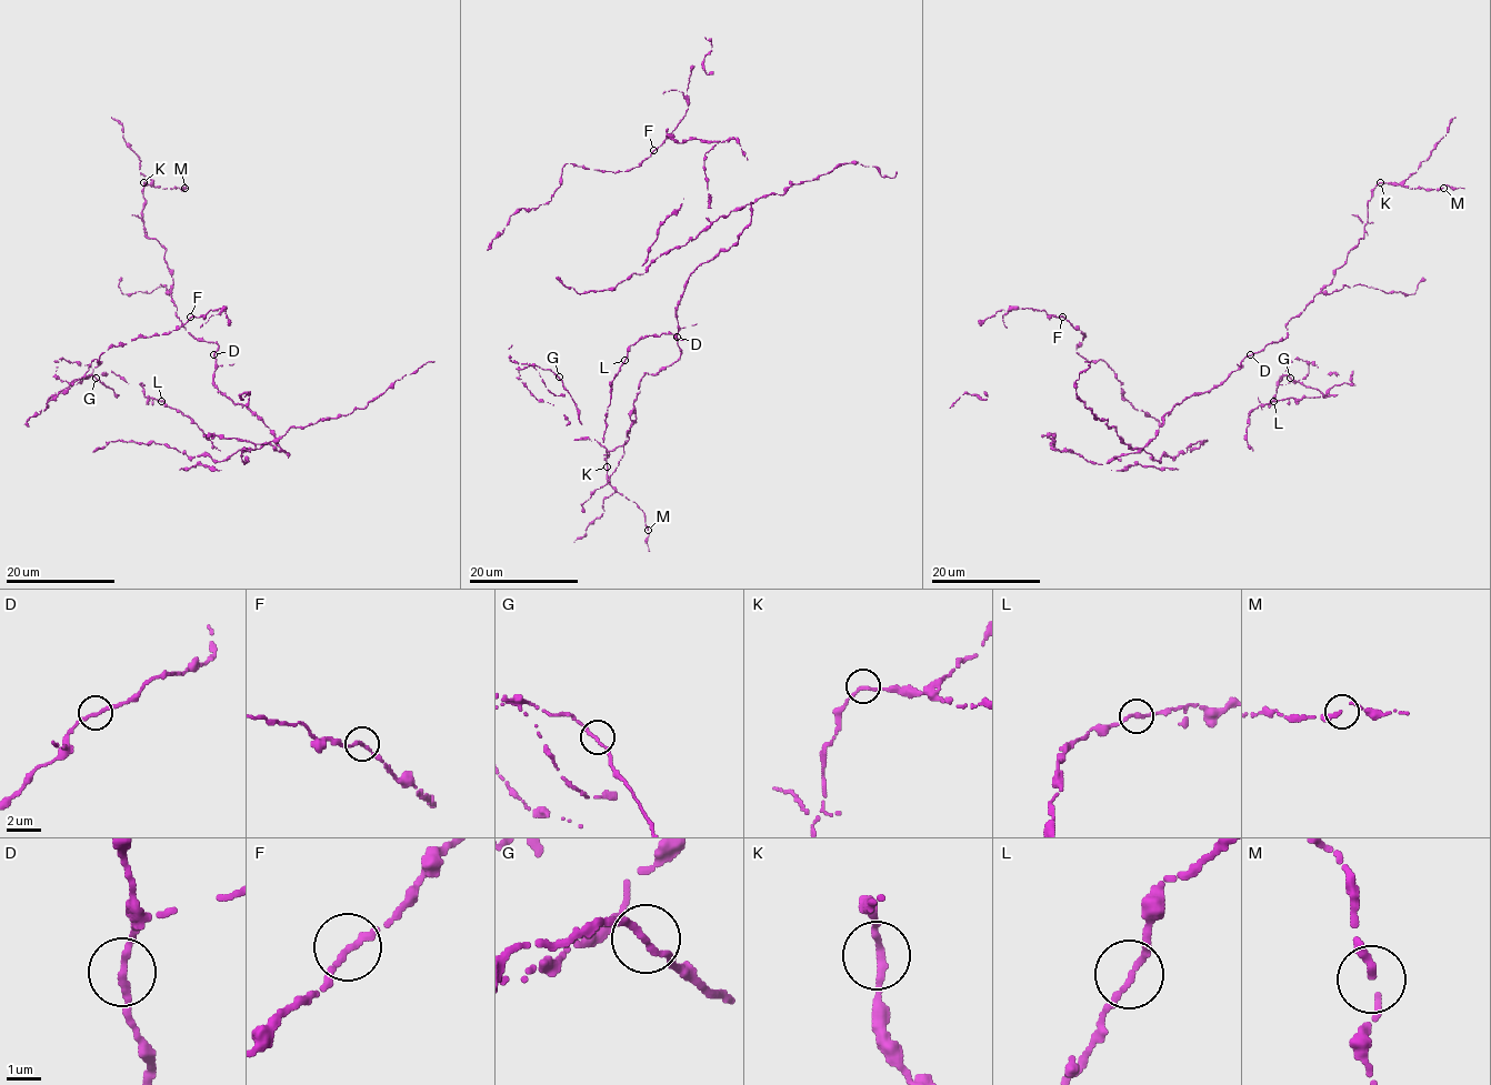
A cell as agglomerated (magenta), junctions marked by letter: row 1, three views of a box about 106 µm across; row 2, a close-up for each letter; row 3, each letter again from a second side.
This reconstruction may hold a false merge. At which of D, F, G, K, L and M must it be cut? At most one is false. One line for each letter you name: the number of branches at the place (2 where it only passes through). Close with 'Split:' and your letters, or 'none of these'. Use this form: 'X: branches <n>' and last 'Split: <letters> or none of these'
Split: none of these

